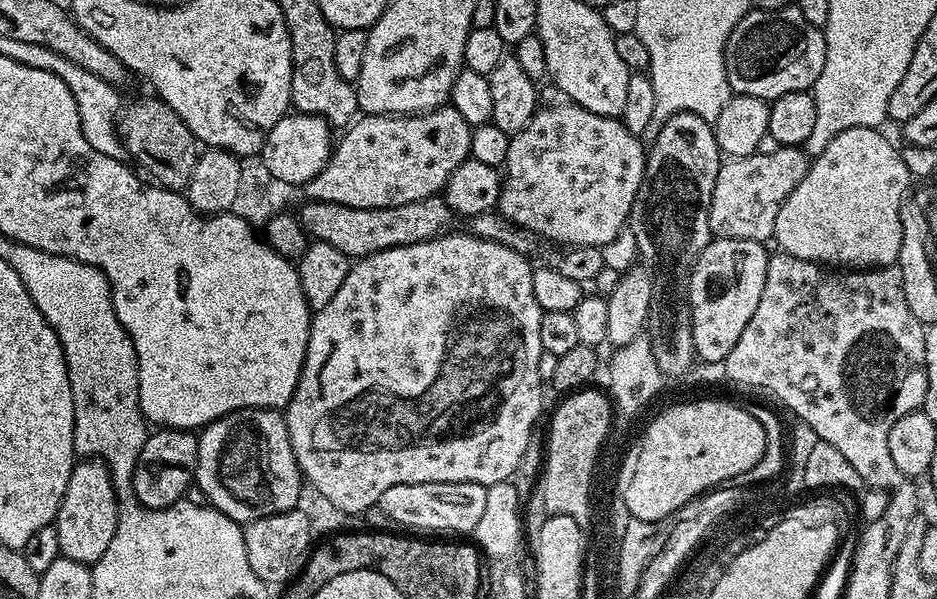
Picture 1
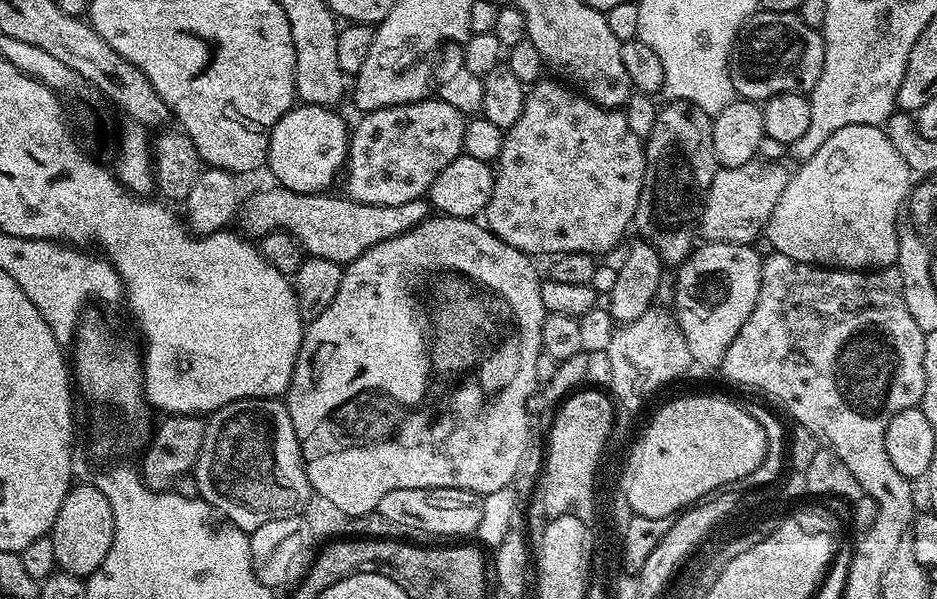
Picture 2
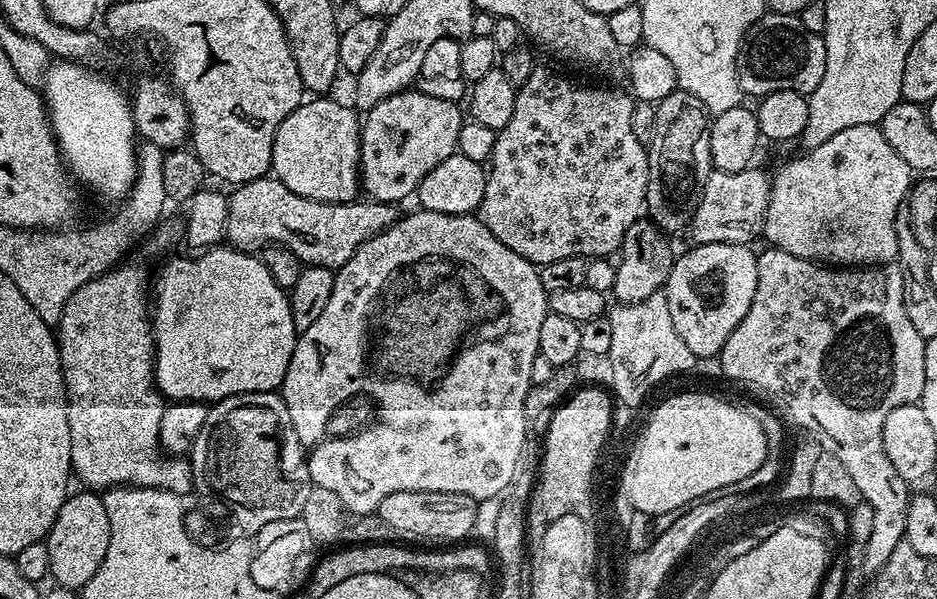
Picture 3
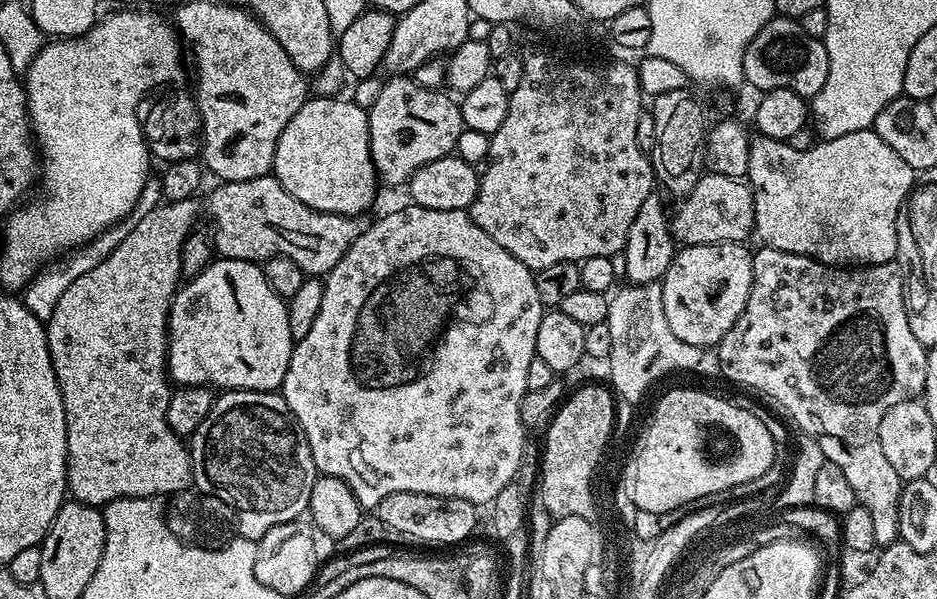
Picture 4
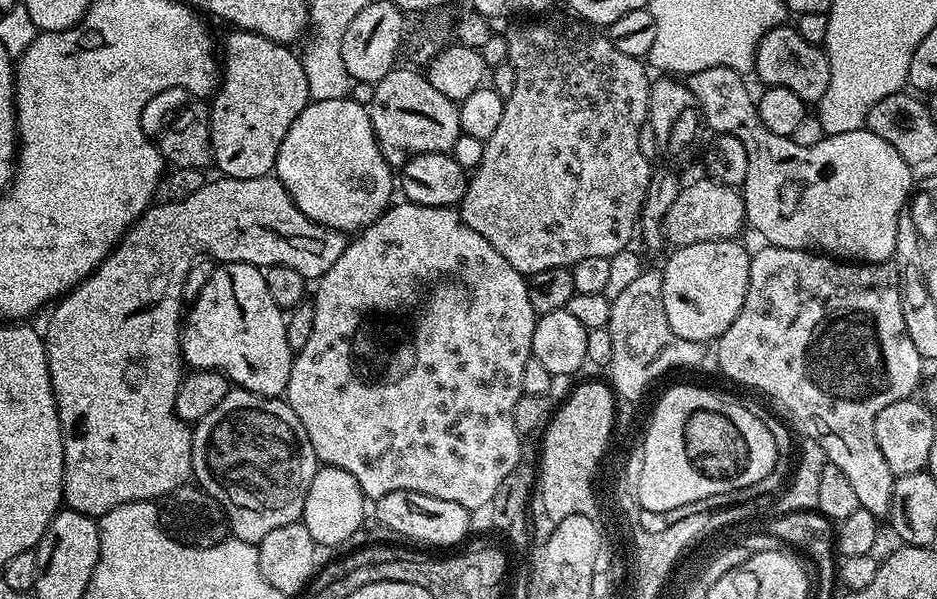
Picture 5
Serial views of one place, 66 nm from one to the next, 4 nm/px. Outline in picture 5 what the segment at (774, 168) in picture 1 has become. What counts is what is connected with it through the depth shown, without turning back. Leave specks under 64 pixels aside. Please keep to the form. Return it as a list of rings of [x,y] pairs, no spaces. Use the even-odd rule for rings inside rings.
[[[703,178],[693,184],[685,183],[680,189],[674,206],[670,206],[664,215],[662,231],[664,239],[676,248],[690,246],[694,242],[711,240],[731,240],[739,237],[739,232],[746,228],[744,198],[740,188],[731,188],[719,184],[717,180]]]

